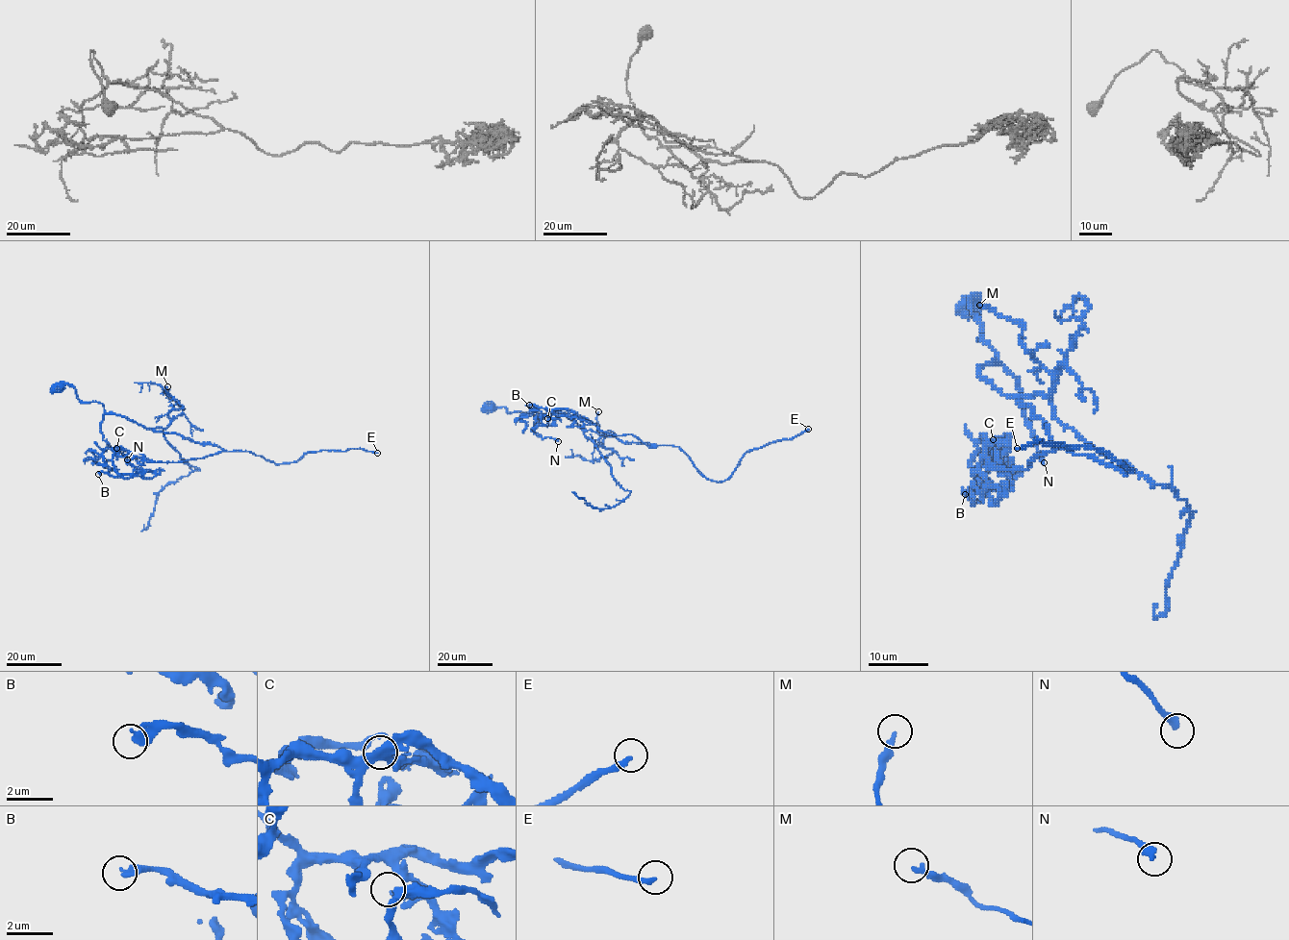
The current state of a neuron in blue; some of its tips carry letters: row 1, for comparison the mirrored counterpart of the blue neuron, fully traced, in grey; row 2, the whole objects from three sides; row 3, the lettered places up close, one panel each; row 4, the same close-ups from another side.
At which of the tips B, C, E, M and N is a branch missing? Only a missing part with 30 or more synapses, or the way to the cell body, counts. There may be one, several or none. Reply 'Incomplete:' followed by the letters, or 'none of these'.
Incomplete: E, N

